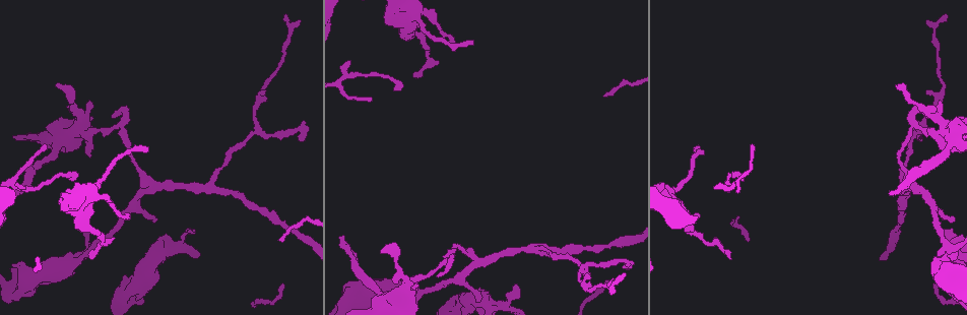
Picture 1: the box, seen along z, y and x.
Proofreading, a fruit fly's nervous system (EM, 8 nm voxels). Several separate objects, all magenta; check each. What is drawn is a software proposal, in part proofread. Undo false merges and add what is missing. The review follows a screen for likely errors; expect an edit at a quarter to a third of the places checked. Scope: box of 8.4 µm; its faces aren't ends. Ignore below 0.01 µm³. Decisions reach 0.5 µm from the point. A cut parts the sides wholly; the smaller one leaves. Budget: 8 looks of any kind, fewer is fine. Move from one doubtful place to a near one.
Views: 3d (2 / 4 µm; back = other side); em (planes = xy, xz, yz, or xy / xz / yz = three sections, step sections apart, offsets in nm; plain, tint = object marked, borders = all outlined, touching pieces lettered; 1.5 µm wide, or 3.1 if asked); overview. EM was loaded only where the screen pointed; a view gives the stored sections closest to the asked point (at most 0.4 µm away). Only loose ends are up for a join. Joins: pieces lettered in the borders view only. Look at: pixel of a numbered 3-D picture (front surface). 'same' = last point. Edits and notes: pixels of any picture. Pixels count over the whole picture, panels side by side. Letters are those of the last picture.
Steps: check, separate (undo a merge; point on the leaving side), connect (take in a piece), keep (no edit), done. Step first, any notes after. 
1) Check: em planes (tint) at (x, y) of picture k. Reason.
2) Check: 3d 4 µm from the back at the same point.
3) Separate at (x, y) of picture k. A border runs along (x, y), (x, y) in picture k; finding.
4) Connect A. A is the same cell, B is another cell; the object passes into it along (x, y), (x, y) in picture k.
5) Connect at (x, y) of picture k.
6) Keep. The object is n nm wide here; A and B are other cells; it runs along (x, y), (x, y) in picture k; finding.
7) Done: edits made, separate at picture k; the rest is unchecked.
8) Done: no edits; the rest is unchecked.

Check: 3d 4 µm at (103, 242) of picture 1. Thin neck.

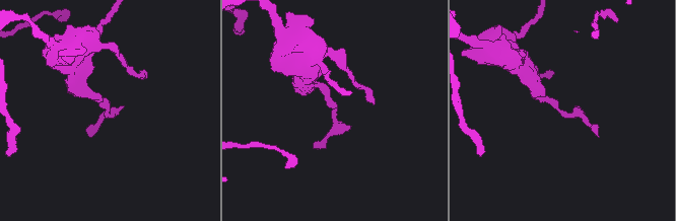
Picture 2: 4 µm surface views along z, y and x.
Check: em xy step 4 (borders) at (106, 110) of picture 2. Shape alone is not enough.

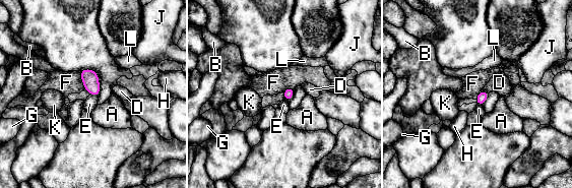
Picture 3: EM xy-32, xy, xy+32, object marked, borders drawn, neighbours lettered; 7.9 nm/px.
Keep. The longest contact is with F, 160 nm; A, B, D, E, F, G, H, J, K and L are other cells; continuous, no second cell.

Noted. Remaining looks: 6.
Check: 3d 4 µm at (116, 126) of picture 1. A fork.

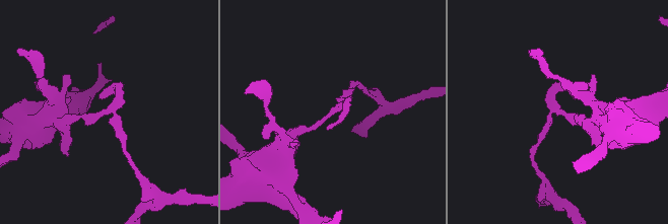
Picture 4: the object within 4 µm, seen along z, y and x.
Check: em yz step 8 (borders) at (332, 112) of picture 4.

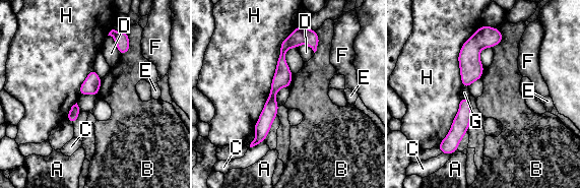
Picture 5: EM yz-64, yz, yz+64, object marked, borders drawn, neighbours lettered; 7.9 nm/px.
Separate at (282, 77) of picture 5. The object is 140 nm wide here; A, B, C, D, E, F, G and H are other cells; two cells meet here.

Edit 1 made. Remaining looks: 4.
Check: 3d 4 µm at (515, 285) of picture 1.

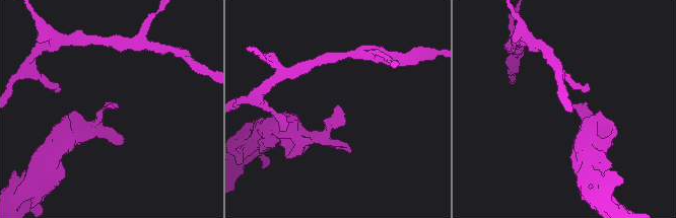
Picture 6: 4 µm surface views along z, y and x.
Check: em planes (tint) at (110, 108) of picture 6.

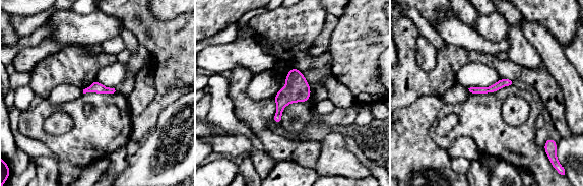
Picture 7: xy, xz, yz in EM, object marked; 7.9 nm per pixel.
Check: em planes (borders) at the same point. See the neighbours.

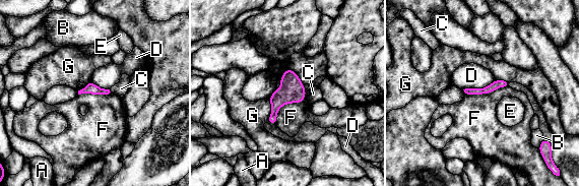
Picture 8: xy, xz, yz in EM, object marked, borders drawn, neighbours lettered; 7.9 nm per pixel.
Keep. A, B, C, D, E, F and G are other cells; a border runs along (305, 98), (284, 104), (275, 124) in picture 8; no lettered piece goes on from it.

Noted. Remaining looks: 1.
Done: edits made, separate at picture 5; the rest is unchecked.

